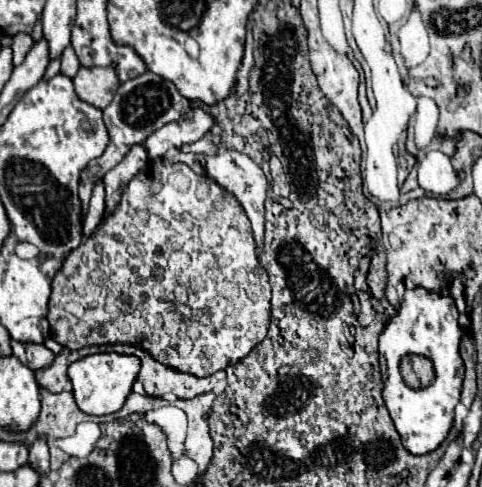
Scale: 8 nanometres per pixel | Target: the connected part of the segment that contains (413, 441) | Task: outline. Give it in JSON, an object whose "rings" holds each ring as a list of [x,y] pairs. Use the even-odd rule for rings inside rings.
{"rings":[[[425,289],[405,291],[401,309],[387,321],[385,331],[379,337],[380,370],[385,383],[382,397],[403,446],[413,455],[435,451],[453,425],[453,409],[459,403],[463,383],[463,361],[459,357],[461,327],[457,317],[459,311],[449,295],[429,293]],[[405,355],[425,355],[435,365],[435,379],[429,387],[415,391],[405,385],[399,371],[399,363]]]}

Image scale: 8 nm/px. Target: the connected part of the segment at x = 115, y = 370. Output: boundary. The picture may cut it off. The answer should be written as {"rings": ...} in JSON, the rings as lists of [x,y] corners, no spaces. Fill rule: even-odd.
{"rings":[[[93,353],[69,365],[69,379],[73,383],[73,395],[81,411],[89,415],[109,415],[123,407],[131,393],[133,381],[139,373],[139,359],[135,355],[121,353]]]}

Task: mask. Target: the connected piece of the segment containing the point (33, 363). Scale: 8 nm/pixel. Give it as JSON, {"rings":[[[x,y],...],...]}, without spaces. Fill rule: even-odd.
{"rings":[[[11,339],[11,349],[13,349],[13,355],[19,357],[23,365],[29,365],[33,371],[49,367],[55,359],[55,353],[47,349],[43,343],[21,343]]]}

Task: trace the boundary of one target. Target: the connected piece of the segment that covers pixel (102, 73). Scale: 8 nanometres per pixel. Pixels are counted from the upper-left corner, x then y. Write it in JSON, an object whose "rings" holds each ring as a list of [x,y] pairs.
{"rings":[[[115,65],[79,67],[77,75],[73,77],[73,83],[75,83],[77,95],[83,101],[99,109],[105,109],[119,87],[119,77],[117,77]]]}

